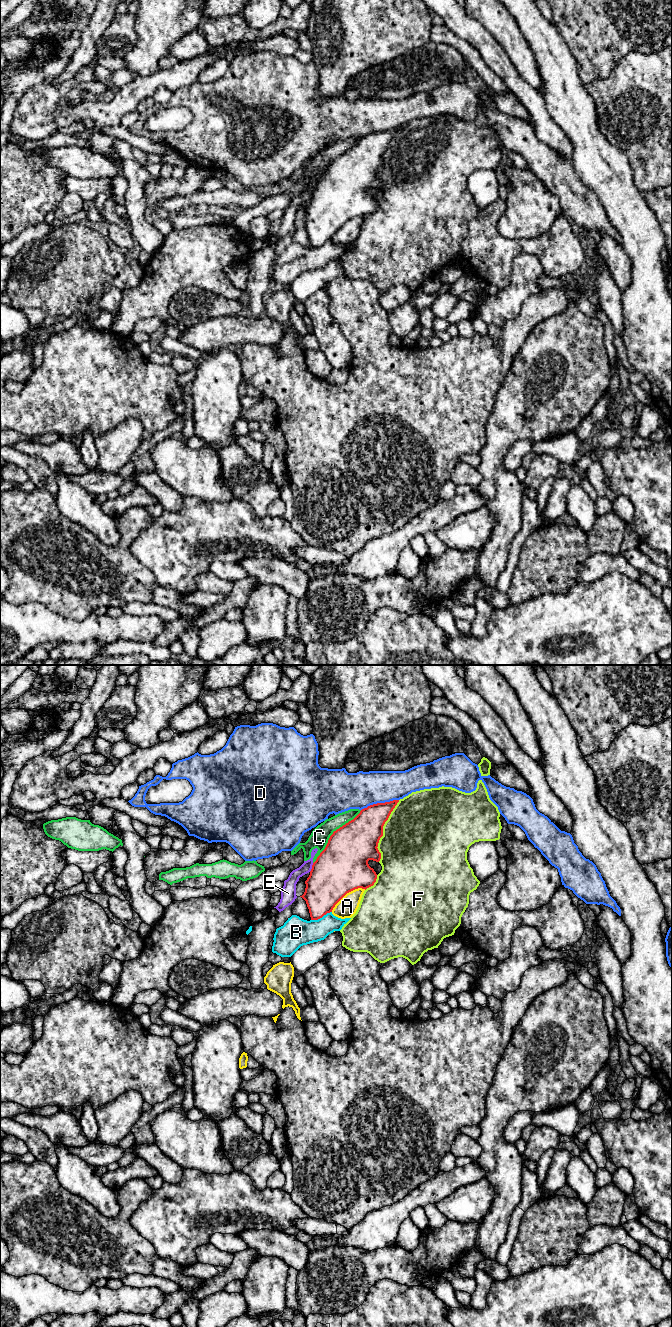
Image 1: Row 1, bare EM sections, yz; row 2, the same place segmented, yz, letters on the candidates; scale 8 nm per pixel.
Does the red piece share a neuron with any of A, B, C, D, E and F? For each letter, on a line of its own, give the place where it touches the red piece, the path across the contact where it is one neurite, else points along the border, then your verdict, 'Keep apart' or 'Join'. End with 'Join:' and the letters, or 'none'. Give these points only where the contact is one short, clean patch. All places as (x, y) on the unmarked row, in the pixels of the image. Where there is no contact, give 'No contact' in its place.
A: Touches red at yz (347, 220). Keep apart
B: Touches red at yz (321, 245). Keep apart
C: Touches red at yz (332, 162). Keep apart
D: Touches red at yz (379, 131). Keep apart
E: Touches red at yz (312, 195). Keep apart
F: Touches red at yz (382, 159). Keep apart
Join: none

